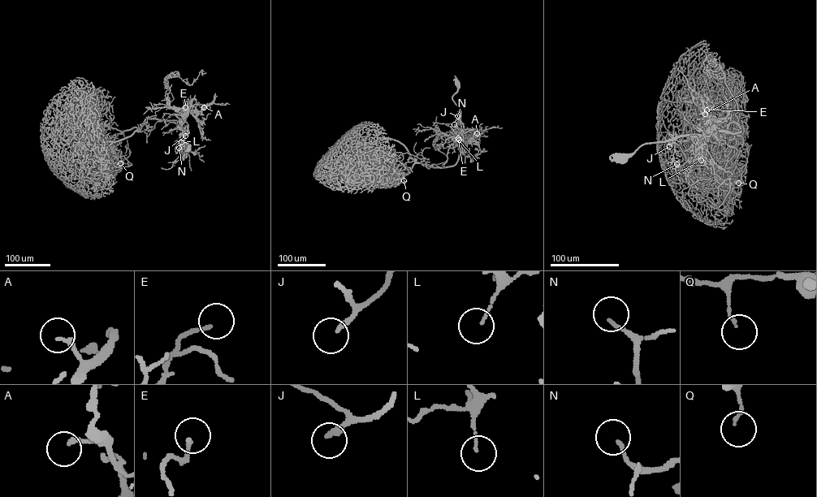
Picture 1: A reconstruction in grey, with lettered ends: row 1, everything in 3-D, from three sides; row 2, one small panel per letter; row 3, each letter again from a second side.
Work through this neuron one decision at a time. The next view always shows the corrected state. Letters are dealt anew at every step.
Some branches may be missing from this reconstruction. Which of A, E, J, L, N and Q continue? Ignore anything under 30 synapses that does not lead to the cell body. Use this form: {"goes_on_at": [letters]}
{"goes_on_at": ["J"]}

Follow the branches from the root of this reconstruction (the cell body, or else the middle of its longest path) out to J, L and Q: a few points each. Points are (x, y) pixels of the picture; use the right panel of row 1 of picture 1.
J: (619, 157), (633, 154), (648, 143), (672, 140), (669, 146)
L: (619, 157), (633, 154), (646, 143), (698, 135), (702, 149), (701, 160)
Q: (619, 157), (648, 143), (741, 131), (734, 123), (726, 132), (743, 140), (729, 175), (741, 169), (738, 183)

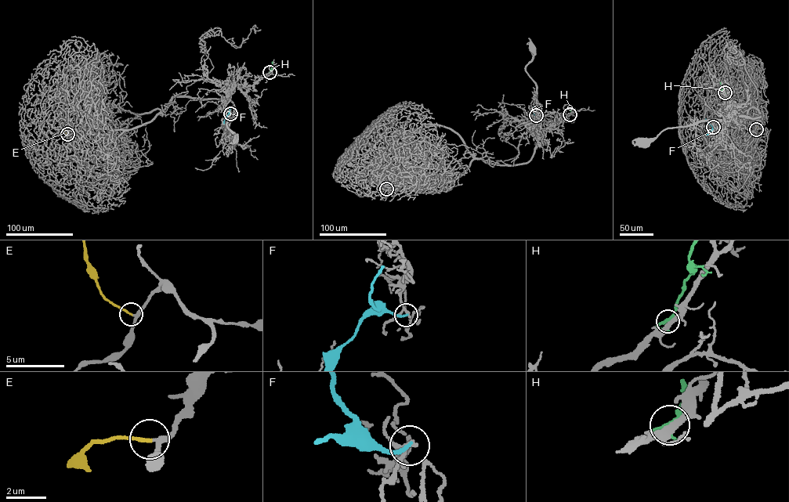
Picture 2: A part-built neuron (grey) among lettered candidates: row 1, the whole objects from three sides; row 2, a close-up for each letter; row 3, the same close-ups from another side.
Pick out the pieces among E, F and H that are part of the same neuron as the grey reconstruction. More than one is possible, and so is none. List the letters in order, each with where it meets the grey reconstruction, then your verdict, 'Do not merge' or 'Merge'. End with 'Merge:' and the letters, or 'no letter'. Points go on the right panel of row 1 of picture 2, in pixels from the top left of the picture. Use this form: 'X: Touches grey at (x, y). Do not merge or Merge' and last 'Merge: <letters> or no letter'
E: Touches grey at (756, 129). Merge
F: Touches grey at (713, 127). Do not merge
H: Touches grey at (725, 92). Do not merge
Merge: E

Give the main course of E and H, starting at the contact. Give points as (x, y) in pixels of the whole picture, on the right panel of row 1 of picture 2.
E: (756, 129), (756, 118)
H: (725, 92), (720, 82)

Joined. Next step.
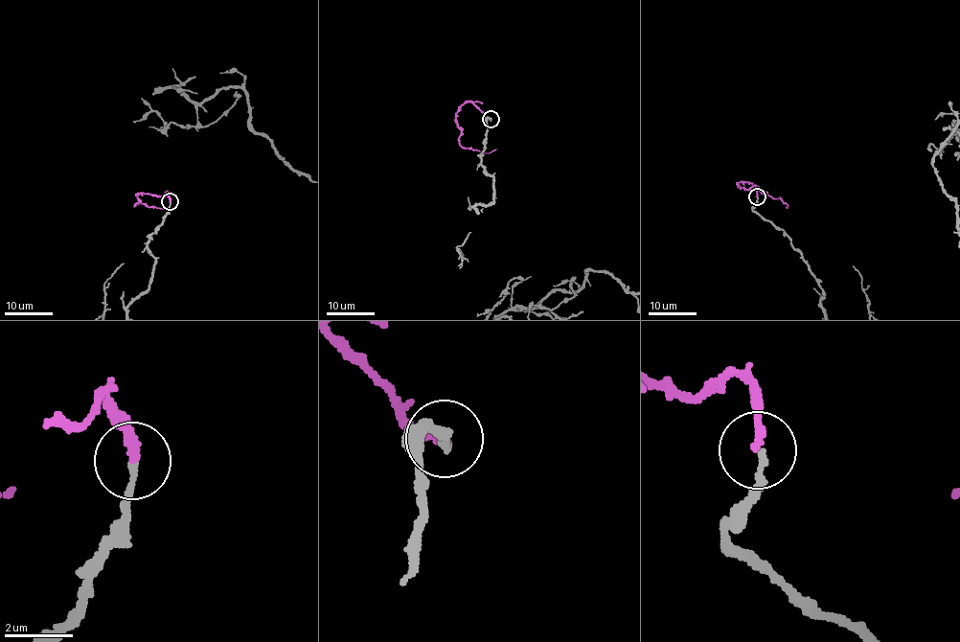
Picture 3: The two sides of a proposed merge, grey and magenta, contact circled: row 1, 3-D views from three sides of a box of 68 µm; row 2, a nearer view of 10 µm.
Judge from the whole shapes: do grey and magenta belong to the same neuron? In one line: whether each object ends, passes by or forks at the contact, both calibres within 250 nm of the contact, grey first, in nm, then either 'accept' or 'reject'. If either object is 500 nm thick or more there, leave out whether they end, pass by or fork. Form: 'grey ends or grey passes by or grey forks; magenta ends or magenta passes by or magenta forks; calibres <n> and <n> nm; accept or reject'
grey ends; magenta ends; calibres 200 and 280 nm; accept

